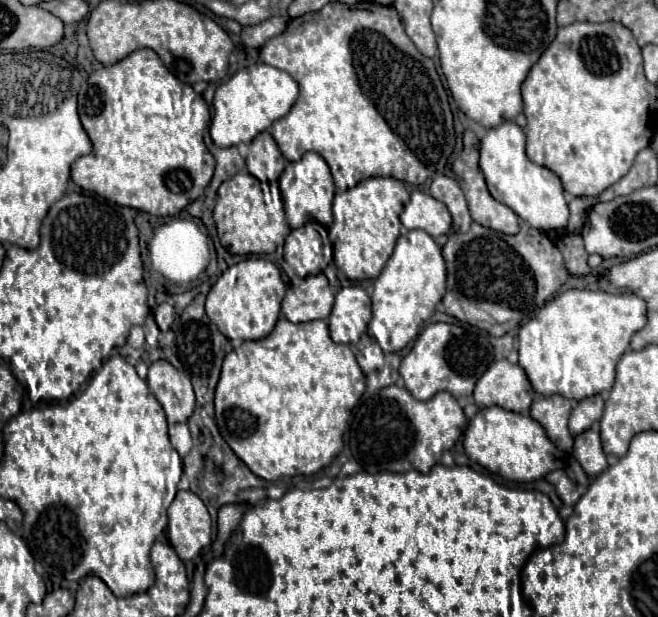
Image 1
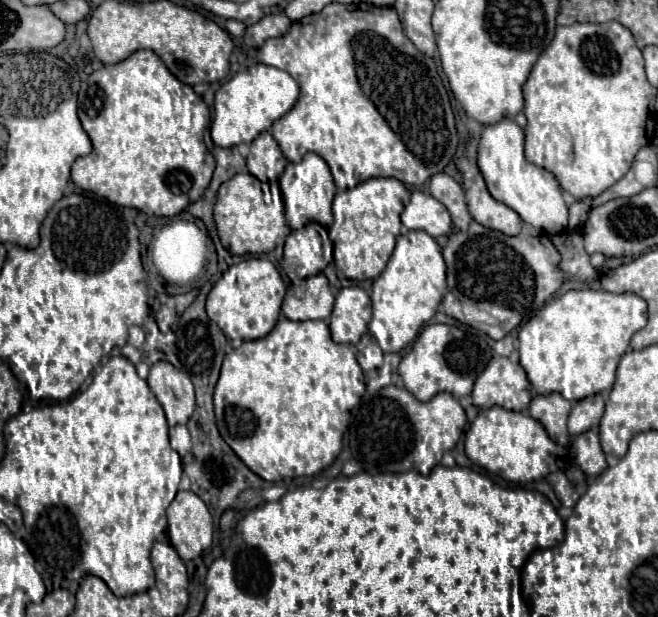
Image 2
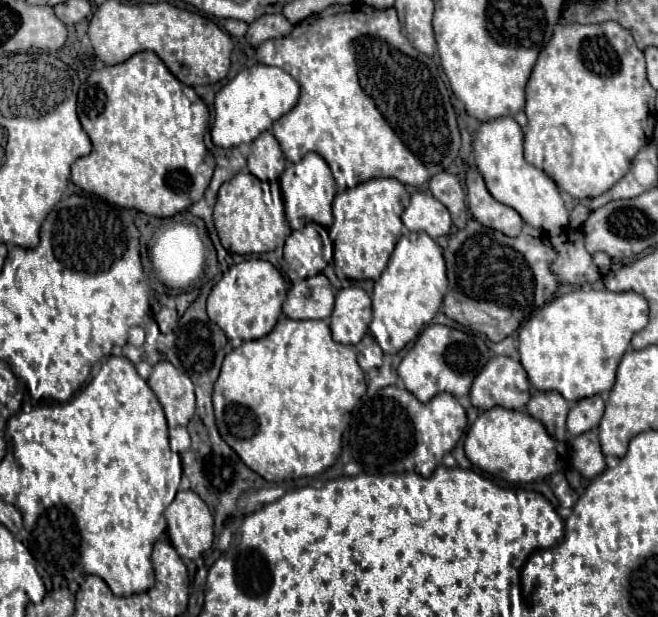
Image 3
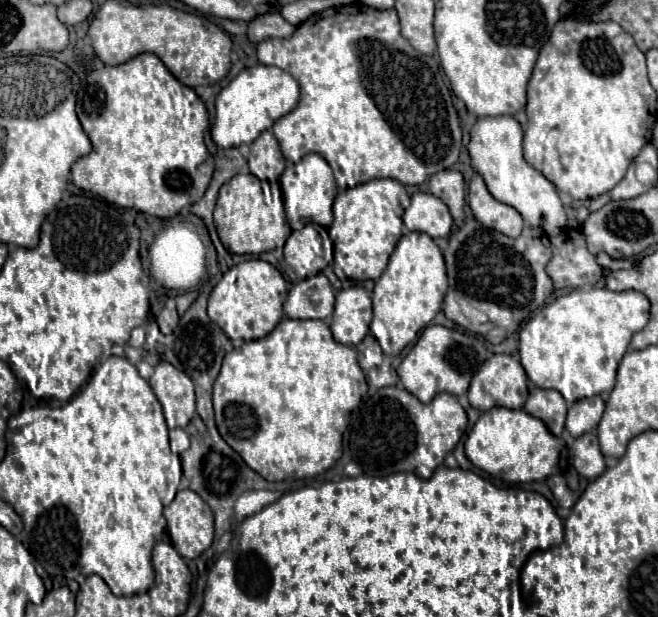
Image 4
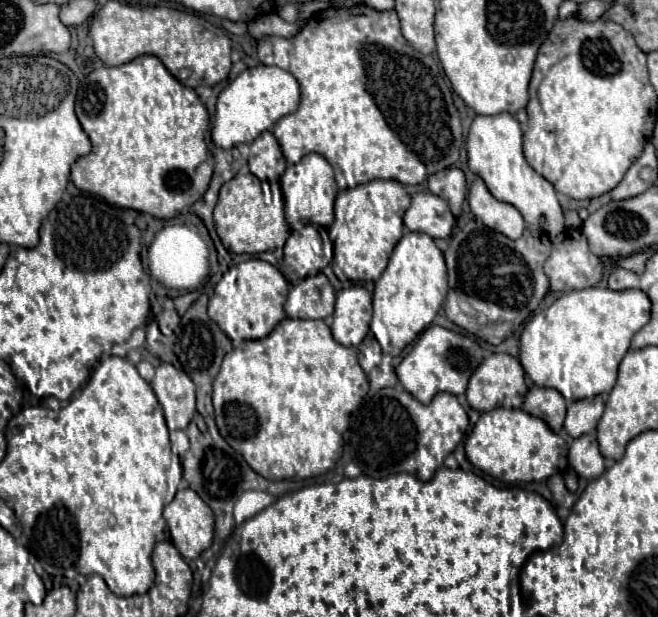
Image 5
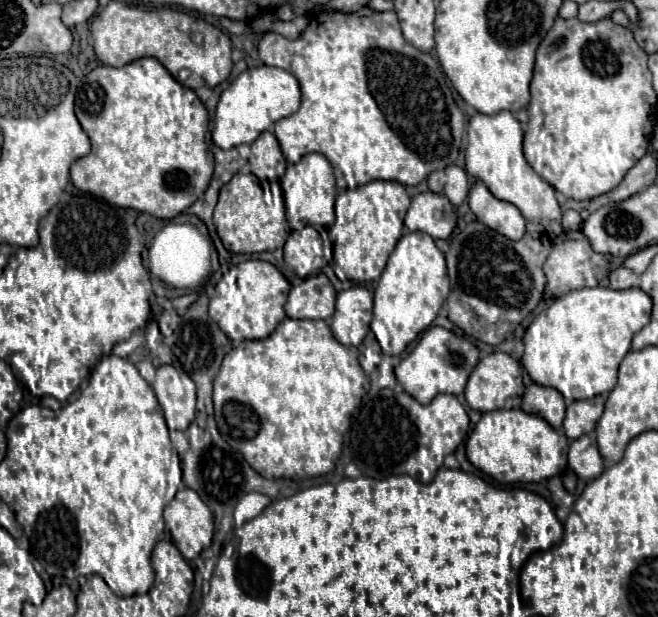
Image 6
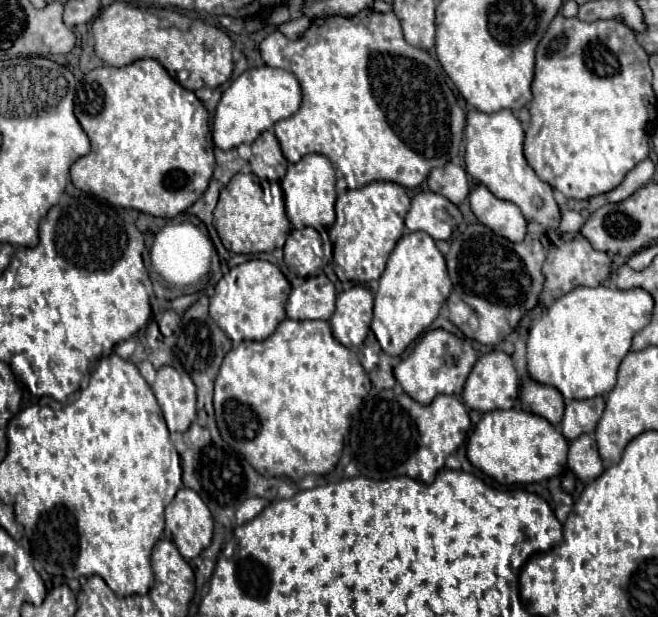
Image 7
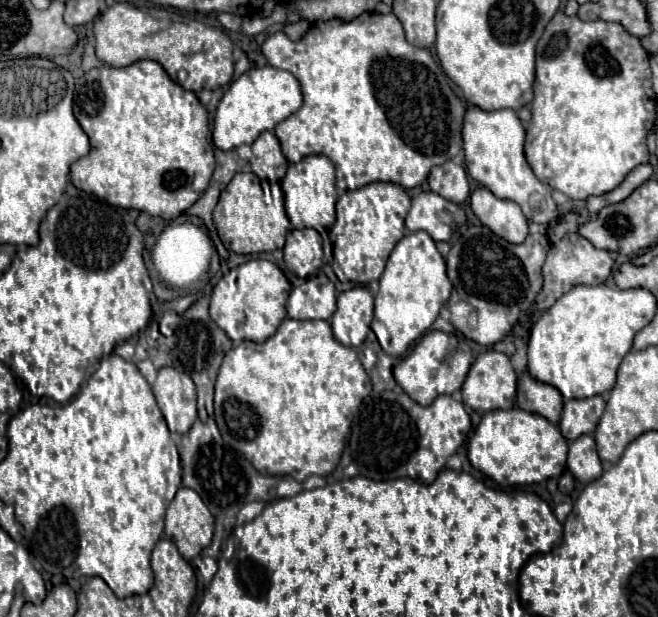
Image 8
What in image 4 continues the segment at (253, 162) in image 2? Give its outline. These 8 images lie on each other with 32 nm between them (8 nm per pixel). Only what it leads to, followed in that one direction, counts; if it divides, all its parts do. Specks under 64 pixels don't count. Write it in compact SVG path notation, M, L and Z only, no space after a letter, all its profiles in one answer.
M262 132L252 144L250 144L250 156L248 156L248 168L250 172L260 178L262 182L278 182L280 174L284 172L286 158L282 156L282 150L278 146L278 140L272 132Z

